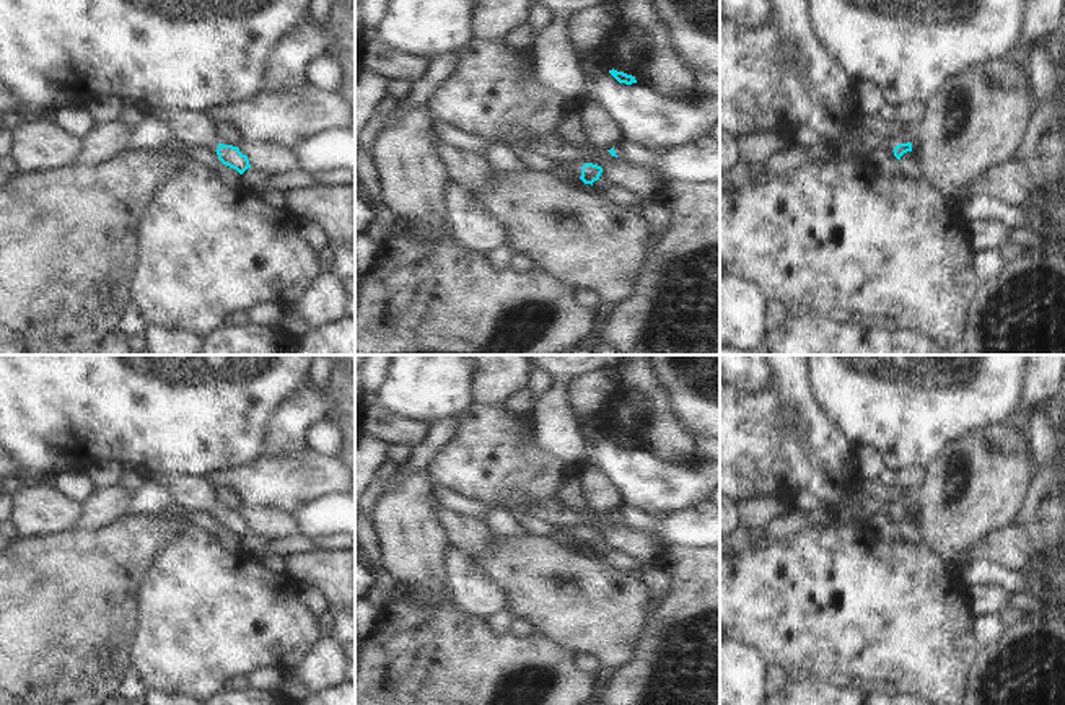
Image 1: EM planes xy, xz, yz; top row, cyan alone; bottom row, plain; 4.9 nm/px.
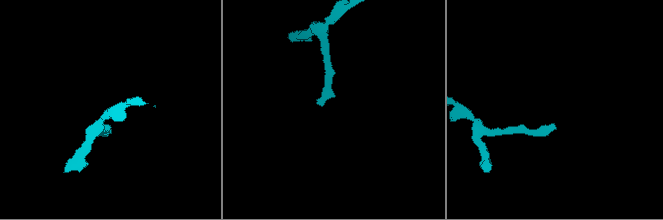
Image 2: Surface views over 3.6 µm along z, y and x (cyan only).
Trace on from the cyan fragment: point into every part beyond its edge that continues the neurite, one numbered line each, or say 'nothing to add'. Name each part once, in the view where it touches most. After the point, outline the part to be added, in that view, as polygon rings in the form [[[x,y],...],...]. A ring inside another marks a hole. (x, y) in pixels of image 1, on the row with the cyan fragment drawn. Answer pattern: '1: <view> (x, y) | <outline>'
1: xz (574, 170) | [[[557,164],[557,166],[552,169],[552,174],[555,176],[555,173],[557,173],[559,169],[568,173],[573,179],[580,179],[580,176],[581,176],[581,166],[578,166],[578,164]]]

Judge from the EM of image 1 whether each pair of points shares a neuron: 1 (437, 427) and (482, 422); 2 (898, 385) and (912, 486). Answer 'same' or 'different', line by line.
1: different
2: different

